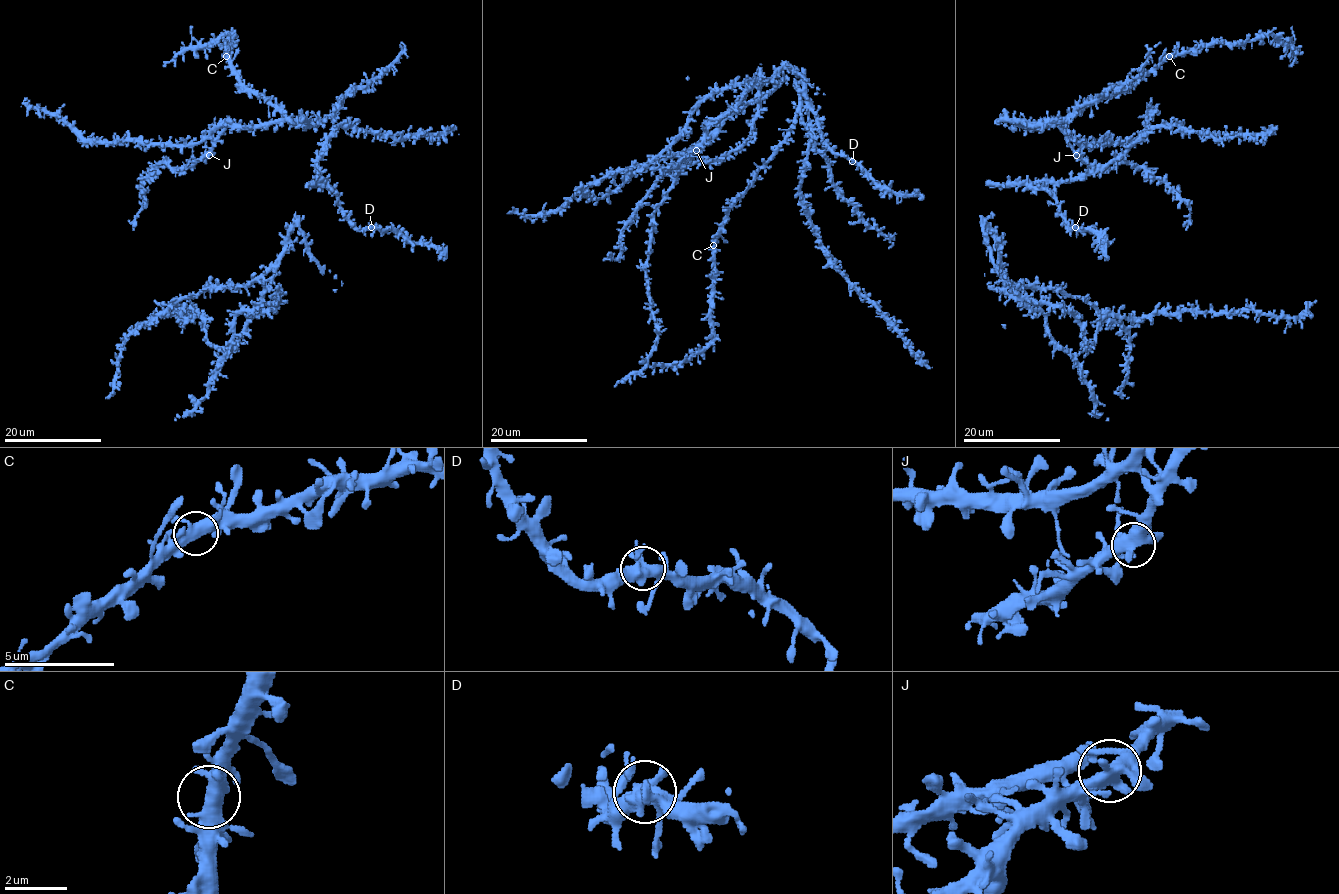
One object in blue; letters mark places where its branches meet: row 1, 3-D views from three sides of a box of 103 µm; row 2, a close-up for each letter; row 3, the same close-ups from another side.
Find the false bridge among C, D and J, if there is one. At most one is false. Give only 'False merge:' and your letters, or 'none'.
False merge: none

